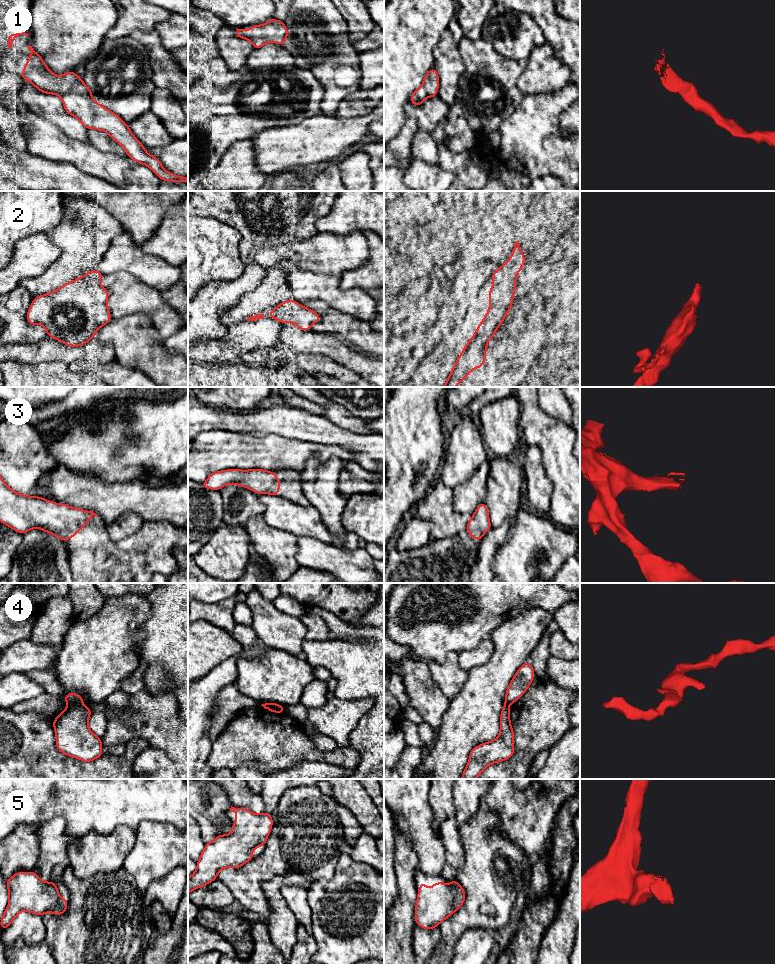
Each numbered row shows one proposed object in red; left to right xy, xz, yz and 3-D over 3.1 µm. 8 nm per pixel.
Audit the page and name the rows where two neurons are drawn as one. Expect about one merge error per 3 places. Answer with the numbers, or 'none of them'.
4

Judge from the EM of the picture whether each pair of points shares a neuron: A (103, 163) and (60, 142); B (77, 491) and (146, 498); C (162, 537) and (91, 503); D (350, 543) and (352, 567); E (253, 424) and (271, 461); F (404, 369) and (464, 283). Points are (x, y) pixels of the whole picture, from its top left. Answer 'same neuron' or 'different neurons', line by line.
A: same neuron
B: same neuron
C: different neurons
D: different neurons
E: different neurons
F: same neuron

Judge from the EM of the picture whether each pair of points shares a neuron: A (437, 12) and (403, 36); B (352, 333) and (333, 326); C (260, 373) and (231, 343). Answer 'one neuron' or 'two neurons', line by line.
A: one neuron
B: one neuron
C: two neurons

